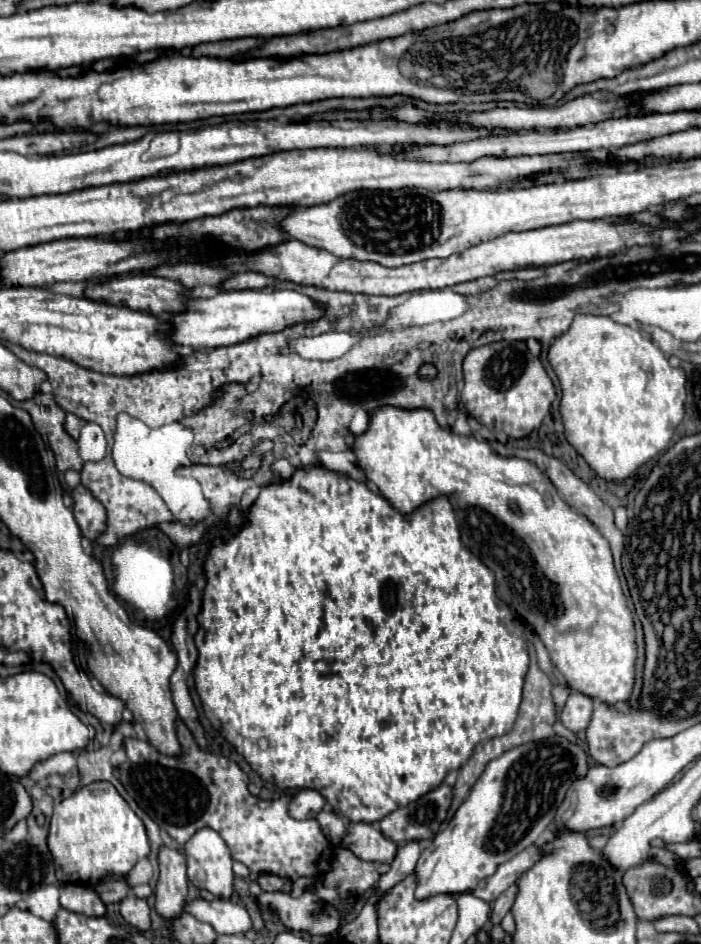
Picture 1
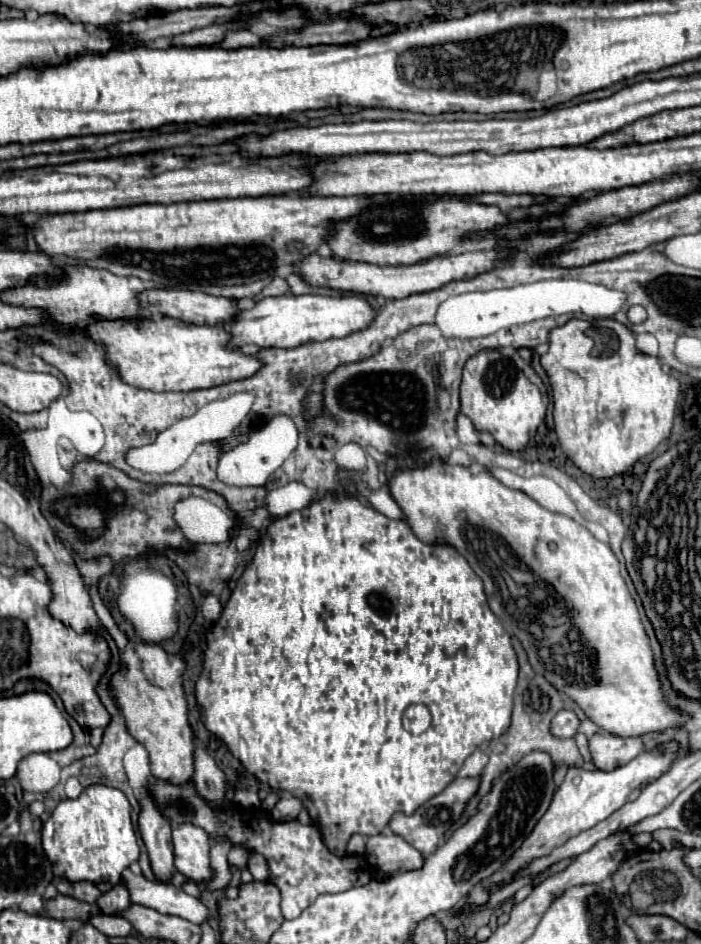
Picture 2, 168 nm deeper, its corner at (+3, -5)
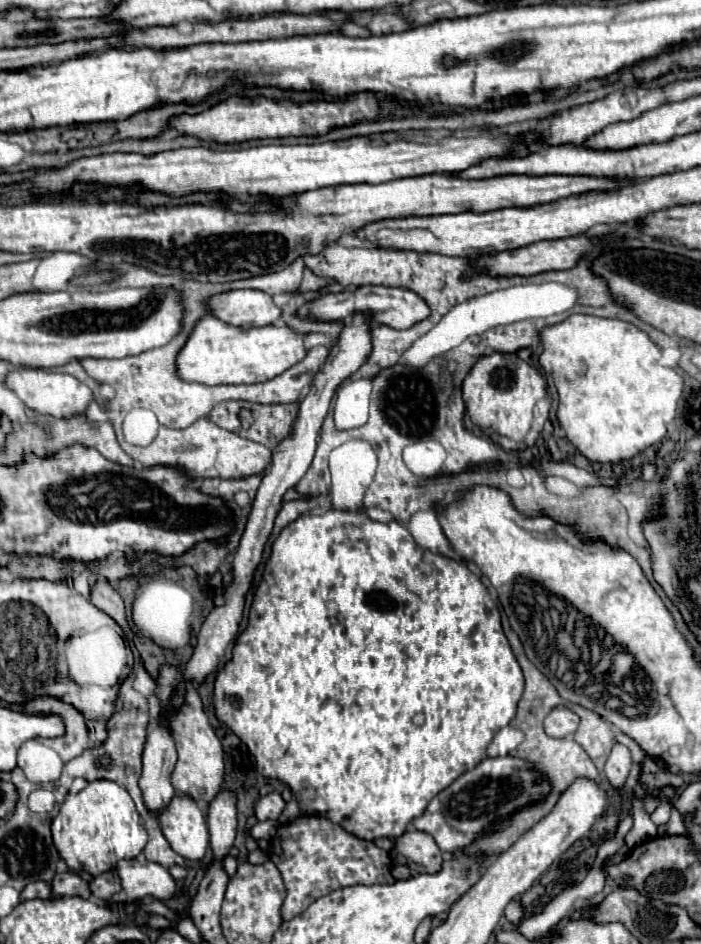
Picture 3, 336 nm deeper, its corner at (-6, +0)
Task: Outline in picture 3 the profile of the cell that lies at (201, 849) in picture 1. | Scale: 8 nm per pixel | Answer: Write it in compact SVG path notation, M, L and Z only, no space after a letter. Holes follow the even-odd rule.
M174 797L166 811L158 815L158 821L164 837L178 855L192 861L200 861L206 855L210 835L206 817L194 799Z

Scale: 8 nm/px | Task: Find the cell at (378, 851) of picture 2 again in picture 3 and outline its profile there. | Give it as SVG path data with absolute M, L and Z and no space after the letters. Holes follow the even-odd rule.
M408 829L404 835L394 839L390 857L398 865L414 865L414 873L436 873L442 865L442 851L432 835L416 829Z

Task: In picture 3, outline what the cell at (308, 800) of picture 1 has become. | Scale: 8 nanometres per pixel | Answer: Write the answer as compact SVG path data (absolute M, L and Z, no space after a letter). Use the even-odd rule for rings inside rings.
M274 791L274 793L268 793L256 801L254 813L256 813L258 821L268 821L268 819L276 821L282 815L284 807L286 807L286 801L282 799L280 793Z

